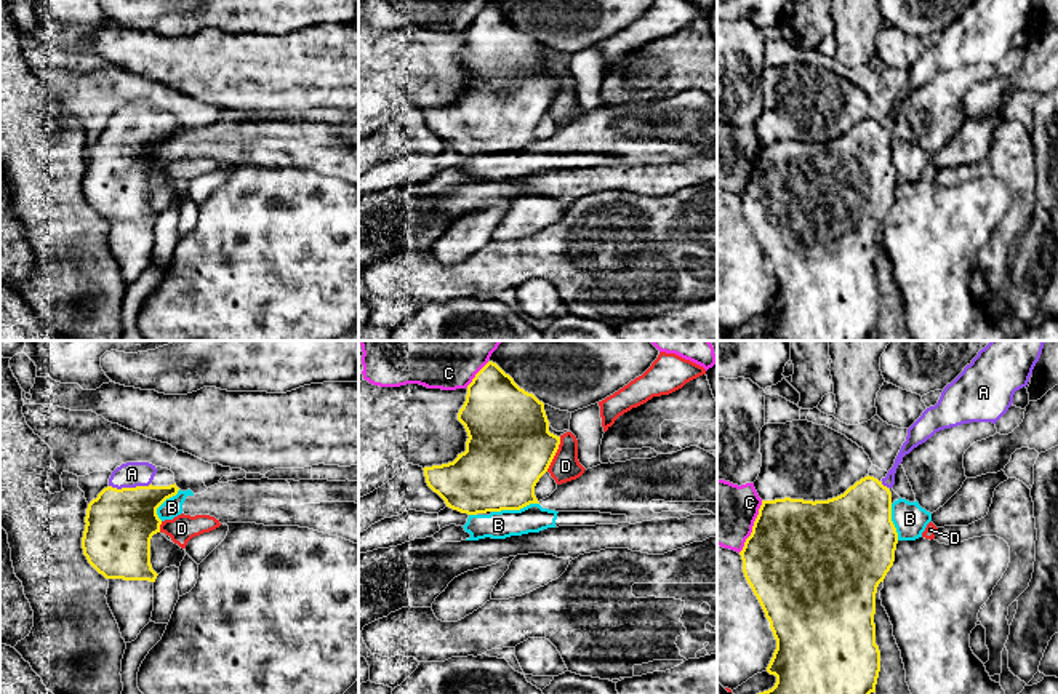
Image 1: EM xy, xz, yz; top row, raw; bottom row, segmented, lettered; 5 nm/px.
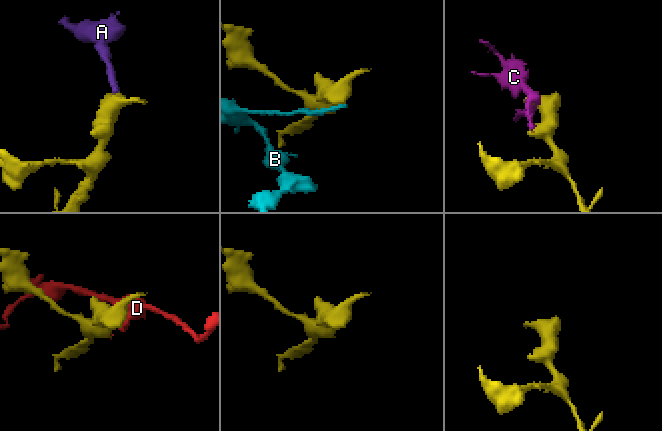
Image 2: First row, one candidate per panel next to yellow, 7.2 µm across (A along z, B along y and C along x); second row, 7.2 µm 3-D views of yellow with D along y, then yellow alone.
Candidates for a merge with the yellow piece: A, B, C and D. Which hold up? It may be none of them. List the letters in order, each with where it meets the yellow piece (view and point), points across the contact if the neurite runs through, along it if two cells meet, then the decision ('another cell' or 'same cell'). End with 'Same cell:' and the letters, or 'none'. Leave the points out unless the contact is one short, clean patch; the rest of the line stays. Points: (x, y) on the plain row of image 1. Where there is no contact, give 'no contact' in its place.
A: meets yellow in xy at (128, 130); runs through xy (120, 165), (128, 147), (128, 130), (132, 115); same cell
B: meets yellow in xz at (514, 151); another cell
C: meets yellow in yz at (753, 168); another cell
D: meets yellow in xz at (554, 96); another cell
Same cell: A

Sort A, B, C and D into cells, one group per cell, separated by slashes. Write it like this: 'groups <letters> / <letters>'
groups A / B / C / D

